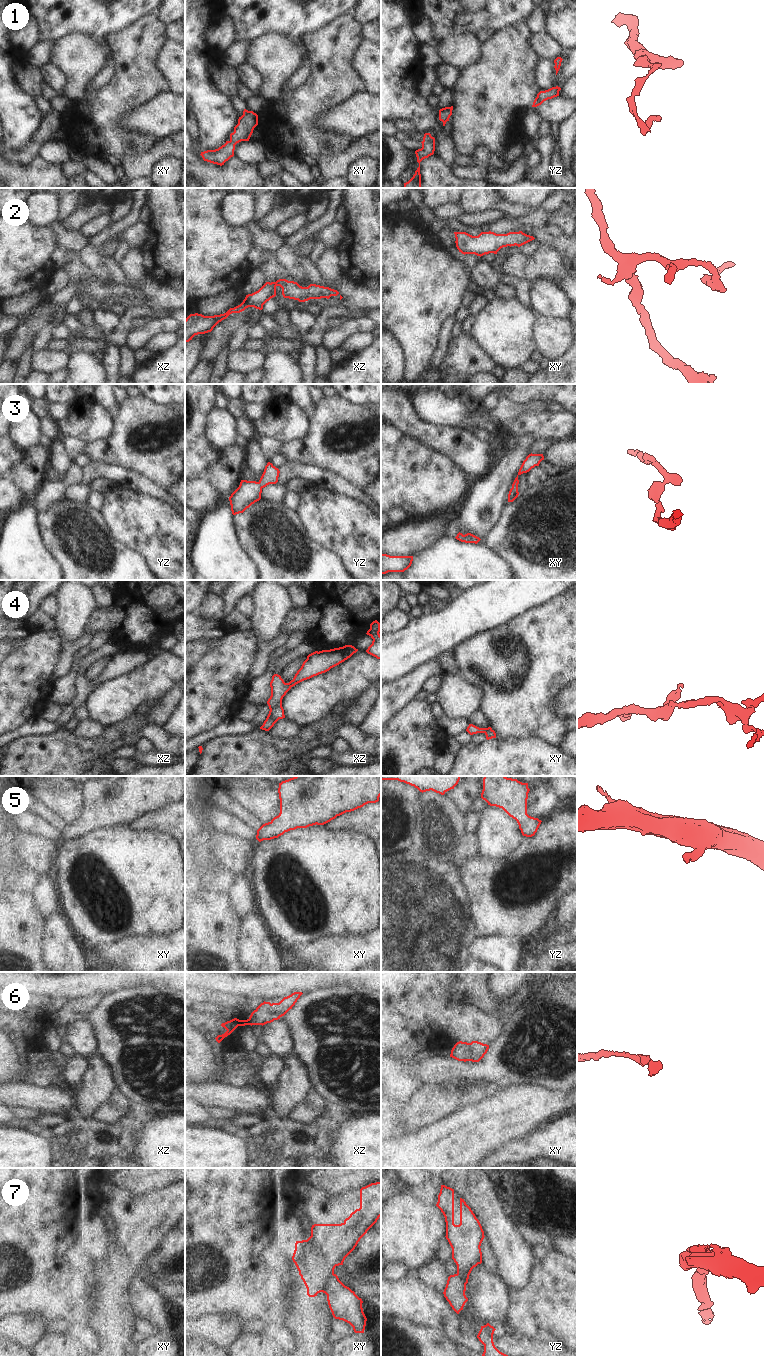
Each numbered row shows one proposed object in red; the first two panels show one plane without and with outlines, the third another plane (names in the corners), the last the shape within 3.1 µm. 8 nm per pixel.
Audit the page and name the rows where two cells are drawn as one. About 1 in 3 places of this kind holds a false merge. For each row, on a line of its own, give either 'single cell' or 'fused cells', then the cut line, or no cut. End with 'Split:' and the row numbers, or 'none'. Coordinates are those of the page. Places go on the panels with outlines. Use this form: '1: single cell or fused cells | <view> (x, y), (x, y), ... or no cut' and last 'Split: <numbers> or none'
1: single cell | no cut
2: single cell | no cut
3: single cell | no cut
4: single cell | no cut
5: single cell | no cut
6: single cell | no cut
7: fused cells | xy (333, 1273), (326, 1282), (324, 1292)
Split: 7

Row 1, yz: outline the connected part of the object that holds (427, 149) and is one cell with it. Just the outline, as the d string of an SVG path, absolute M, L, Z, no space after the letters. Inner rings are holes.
M425 133L423 137L422 148L415 151L419 167L415 171L413 177L406 183L403 188L421 188L420 162L434 154L435 138L430 133Z

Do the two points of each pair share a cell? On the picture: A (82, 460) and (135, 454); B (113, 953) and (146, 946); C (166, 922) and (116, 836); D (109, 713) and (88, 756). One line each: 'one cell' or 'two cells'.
A: two cells
B: one cell
C: one cell
D: two cells

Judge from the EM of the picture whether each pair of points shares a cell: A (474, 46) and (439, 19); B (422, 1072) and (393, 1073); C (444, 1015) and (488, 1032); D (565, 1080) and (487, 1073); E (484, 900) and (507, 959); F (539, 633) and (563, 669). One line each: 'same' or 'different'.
A: different
B: different
C: same
D: same
E: different
F: same

